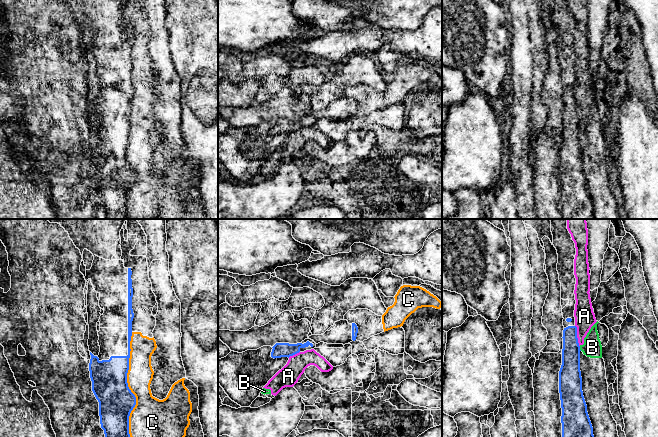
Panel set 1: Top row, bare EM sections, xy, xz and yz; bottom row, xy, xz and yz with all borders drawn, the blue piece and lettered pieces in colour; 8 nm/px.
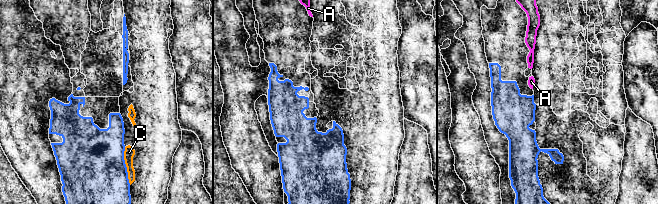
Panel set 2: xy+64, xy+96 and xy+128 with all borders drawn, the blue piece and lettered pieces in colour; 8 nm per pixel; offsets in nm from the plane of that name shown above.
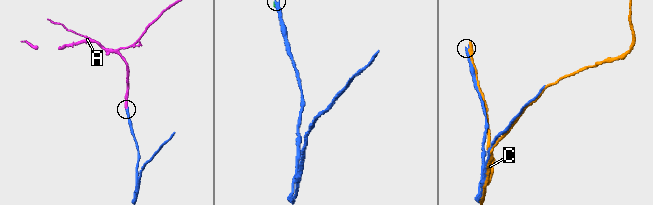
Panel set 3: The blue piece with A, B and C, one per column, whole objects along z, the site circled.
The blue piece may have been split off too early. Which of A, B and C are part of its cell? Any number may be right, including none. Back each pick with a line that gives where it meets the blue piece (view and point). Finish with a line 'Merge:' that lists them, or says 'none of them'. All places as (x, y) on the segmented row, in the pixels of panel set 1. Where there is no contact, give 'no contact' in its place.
Merge: none of them

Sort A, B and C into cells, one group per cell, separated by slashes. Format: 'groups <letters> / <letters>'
groups A B / C

